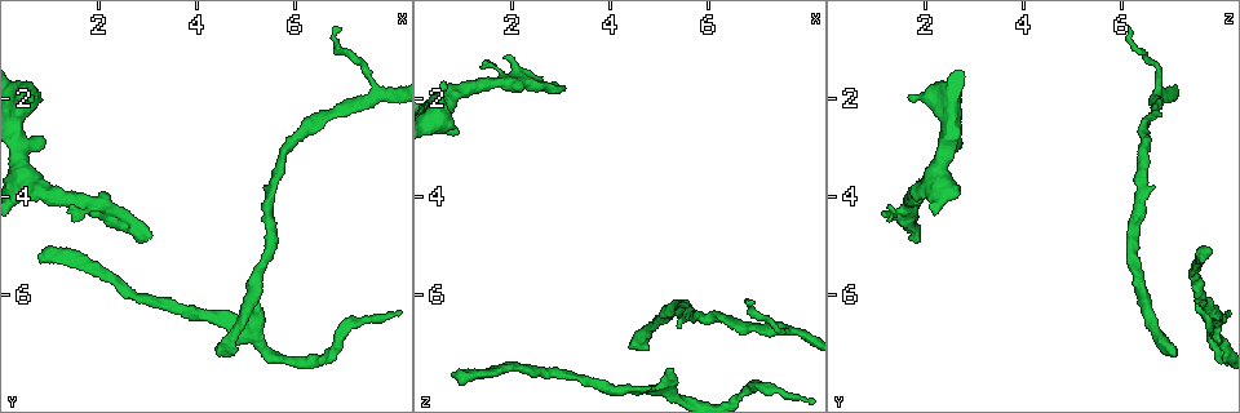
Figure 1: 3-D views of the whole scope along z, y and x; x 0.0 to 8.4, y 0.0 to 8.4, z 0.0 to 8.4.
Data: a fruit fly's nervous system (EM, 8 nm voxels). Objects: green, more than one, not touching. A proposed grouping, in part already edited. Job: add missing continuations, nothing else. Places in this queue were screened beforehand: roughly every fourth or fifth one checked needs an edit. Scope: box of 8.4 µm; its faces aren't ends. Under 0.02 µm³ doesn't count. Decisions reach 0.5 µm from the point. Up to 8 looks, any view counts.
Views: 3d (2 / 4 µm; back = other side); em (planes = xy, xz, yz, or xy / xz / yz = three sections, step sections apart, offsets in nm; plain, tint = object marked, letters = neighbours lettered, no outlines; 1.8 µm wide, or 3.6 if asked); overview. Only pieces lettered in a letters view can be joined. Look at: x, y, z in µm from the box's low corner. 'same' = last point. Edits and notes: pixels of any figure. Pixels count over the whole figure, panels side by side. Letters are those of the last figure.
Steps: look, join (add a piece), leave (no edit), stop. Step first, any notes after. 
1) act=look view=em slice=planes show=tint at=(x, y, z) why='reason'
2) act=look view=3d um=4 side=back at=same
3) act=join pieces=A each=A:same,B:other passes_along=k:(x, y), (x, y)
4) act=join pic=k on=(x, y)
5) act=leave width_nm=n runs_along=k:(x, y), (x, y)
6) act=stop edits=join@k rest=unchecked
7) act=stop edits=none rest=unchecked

act=look view=3d um=4 at=(1.45, 4.15, 1.25) why='free end'

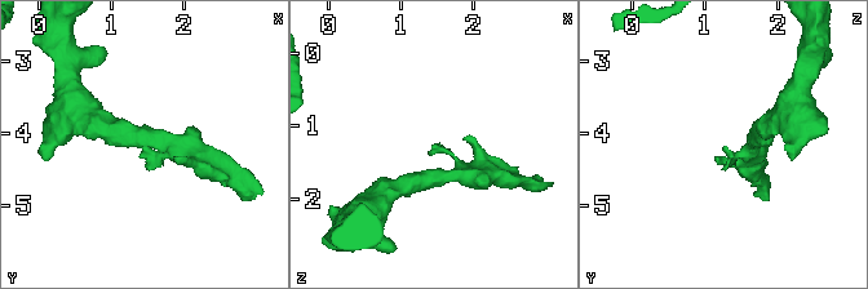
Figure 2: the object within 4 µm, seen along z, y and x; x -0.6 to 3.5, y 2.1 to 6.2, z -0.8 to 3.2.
act=look view=em slice=planes show=letters at=(1.45, 4.20, 1.30)

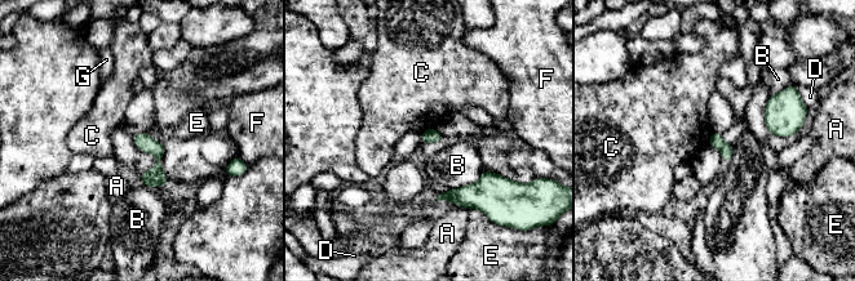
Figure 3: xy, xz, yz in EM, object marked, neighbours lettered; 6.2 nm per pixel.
act=leave each=A:other,B:other,C:other,D:other,E:other,F:other,G:other border=3:(434, 126), (424, 130) found='no lettered piece goes on from it'

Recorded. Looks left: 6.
act=look view=em slice=planes show=tint at=(3.10, 4.80, 1.75) why='free end'

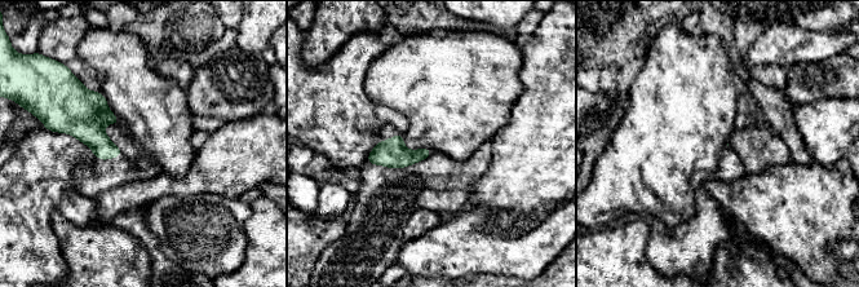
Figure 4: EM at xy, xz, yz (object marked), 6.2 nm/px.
act=look view=em slice=planes show=letters at=same why='see the neighbours'

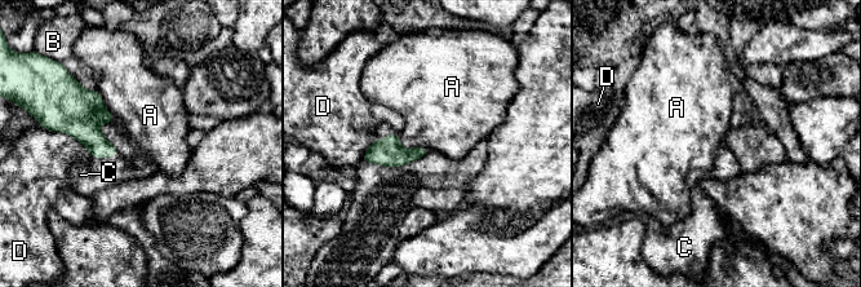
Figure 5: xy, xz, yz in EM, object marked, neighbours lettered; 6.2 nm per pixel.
act=join pieces=C each=A:other,B:other,C:same,D:other found='the neuron continues'

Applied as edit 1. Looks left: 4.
act=look view=3d um=4 at=(4.65, 7.25, 7.05) why='an open end'

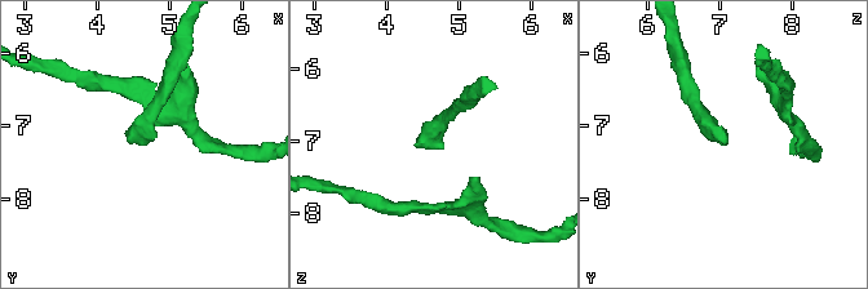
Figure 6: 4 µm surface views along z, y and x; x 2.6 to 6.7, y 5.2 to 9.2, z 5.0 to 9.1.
act=look view=em slice=yz step=4 show=tint at=(4.60, 7.30, 7.10) why='now the EM'

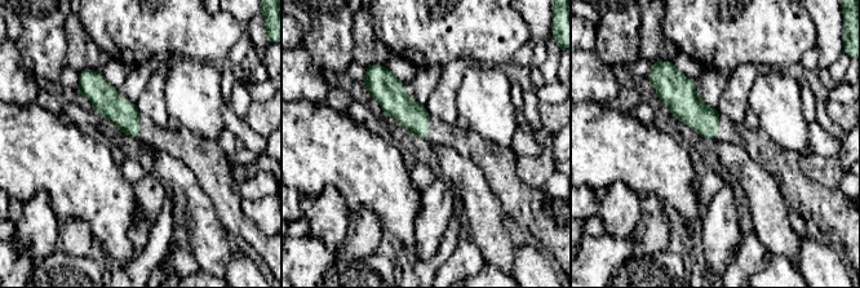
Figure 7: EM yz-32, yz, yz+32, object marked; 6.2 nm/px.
act=look view=em slice=yz step=4 show=letters at=same why='what lies round it'

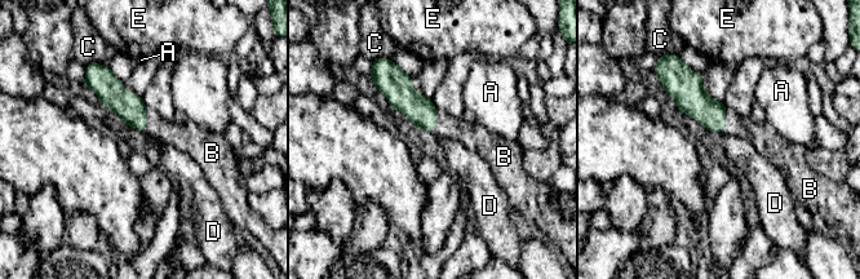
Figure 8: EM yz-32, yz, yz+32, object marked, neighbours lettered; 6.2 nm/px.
act=join pieces=B each=A:other,B:same,C:other,D:other,E:other passes_along=8:(128, 106), (146, 119), (181, 136) found='it goes on there'

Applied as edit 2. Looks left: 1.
act=stop edits=join@5,join@8 rest=unchecked

